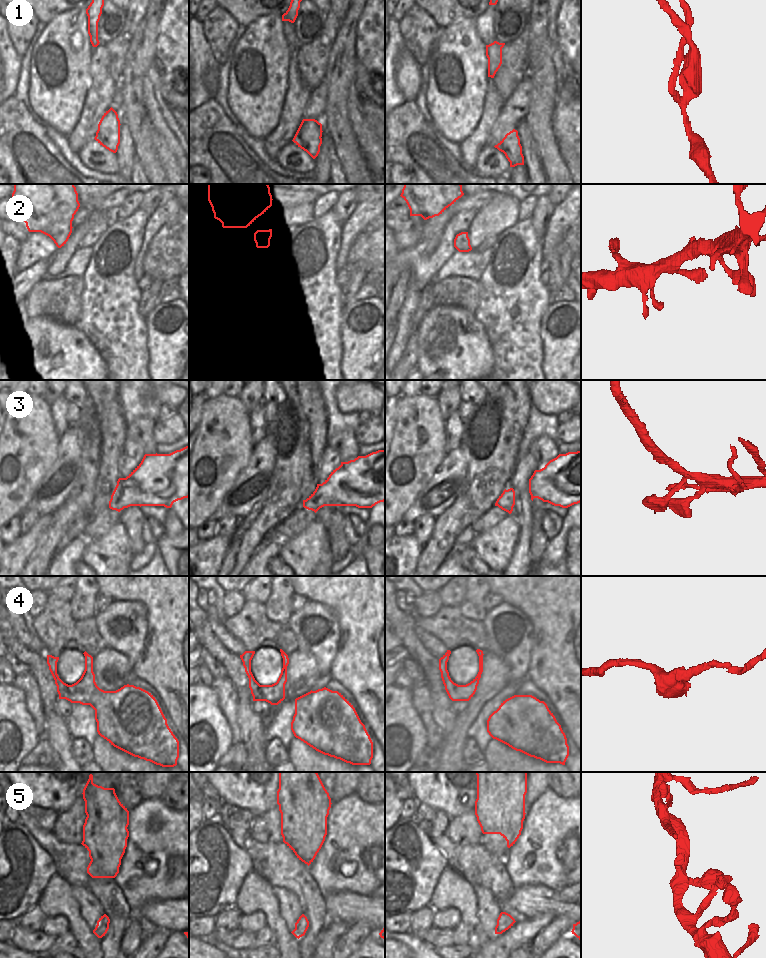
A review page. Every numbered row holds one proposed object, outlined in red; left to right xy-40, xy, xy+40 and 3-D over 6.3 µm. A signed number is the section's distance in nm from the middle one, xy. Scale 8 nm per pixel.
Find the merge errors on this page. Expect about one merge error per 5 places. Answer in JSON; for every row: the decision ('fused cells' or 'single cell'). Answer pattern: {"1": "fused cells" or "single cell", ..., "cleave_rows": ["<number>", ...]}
{"1": "fused cells", "2": "single cell", "3": "single cell", "4": "single cell", "5": "single cell", "cleave_rows": ["1"]}

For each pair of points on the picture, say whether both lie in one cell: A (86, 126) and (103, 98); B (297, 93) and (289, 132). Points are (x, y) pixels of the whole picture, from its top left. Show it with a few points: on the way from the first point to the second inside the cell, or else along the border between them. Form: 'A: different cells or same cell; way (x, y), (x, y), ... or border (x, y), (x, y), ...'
A: same cell; way (89, 119), (96, 105)
B: same cell; way (295, 103), (289, 122)

